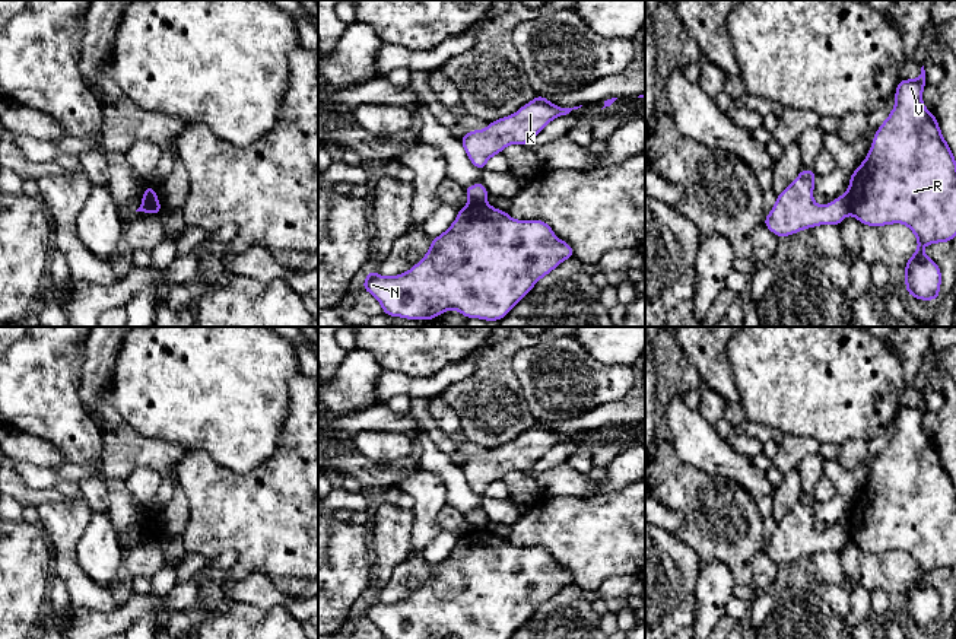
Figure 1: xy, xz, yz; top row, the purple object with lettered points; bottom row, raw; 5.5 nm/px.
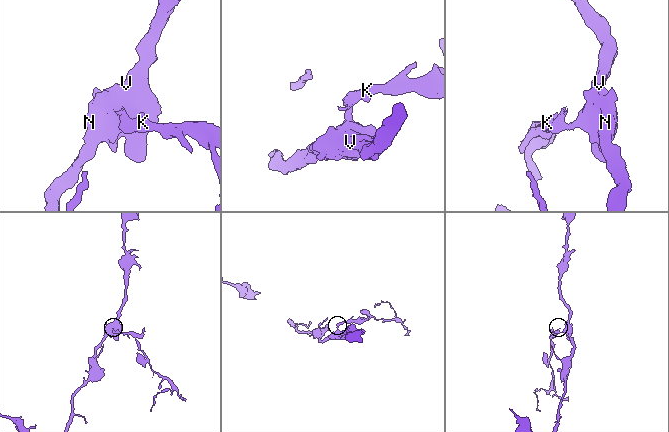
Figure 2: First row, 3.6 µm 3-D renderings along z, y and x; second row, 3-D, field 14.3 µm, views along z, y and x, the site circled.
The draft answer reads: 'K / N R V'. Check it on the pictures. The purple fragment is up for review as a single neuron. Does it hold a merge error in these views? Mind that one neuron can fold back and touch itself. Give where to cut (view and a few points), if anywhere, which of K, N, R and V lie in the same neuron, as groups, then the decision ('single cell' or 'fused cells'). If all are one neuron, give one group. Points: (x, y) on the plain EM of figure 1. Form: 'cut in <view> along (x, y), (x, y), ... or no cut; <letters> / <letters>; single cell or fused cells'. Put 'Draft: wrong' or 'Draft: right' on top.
Draft: right
cut in xy along (159, 531), (151, 531), (139, 537); K / N R V; fused cells

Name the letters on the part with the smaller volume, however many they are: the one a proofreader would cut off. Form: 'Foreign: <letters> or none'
Foreign: K

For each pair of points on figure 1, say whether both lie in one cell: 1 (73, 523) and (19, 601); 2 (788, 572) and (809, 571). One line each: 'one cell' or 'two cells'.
1: two cells
2: one cell

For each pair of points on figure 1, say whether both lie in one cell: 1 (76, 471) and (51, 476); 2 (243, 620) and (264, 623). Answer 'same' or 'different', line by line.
1: same
2: same

